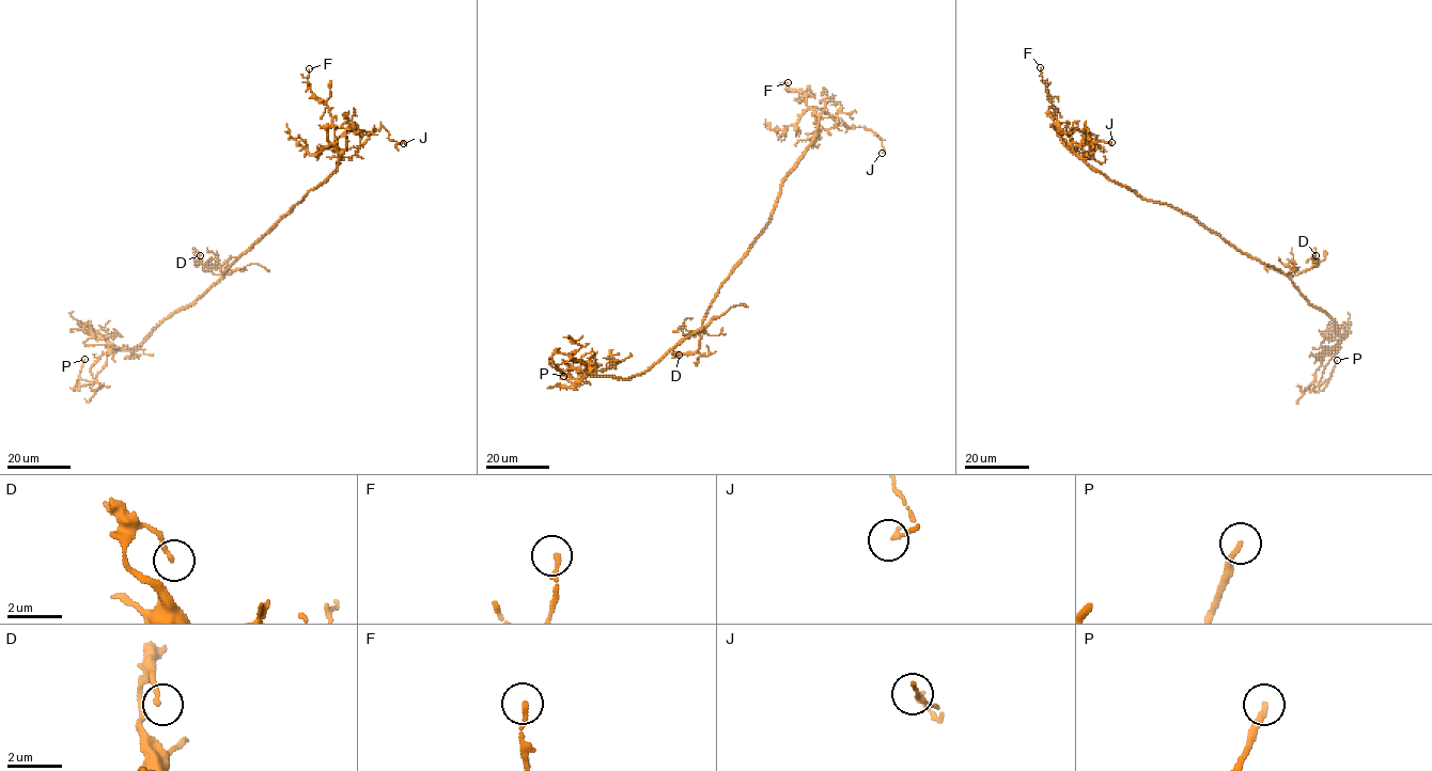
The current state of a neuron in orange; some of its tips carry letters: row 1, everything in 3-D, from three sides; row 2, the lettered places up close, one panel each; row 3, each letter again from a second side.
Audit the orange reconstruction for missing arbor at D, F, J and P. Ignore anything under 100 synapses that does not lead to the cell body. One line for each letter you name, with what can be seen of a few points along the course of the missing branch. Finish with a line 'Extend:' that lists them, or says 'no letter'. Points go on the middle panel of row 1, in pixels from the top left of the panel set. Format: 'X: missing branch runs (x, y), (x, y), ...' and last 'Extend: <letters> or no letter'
P: missing branch runs (563, 376), (581, 388), (585, 396), (582, 398)
Extend: P

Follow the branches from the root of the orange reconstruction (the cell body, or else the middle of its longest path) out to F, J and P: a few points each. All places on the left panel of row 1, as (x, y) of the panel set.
F: (249, 248), (337, 169), (339, 154), (327, 138), (327, 129), (332, 126), (331, 115), (309, 87), (309, 68)
J: (249, 248), (322, 183), (341, 158), (353, 156), (372, 131), (383, 127), (390, 140), (403, 143)
P: (249, 248), (192, 303), (176, 310), (137, 346), (110, 352), (96, 377), (74, 390), (84, 359)

